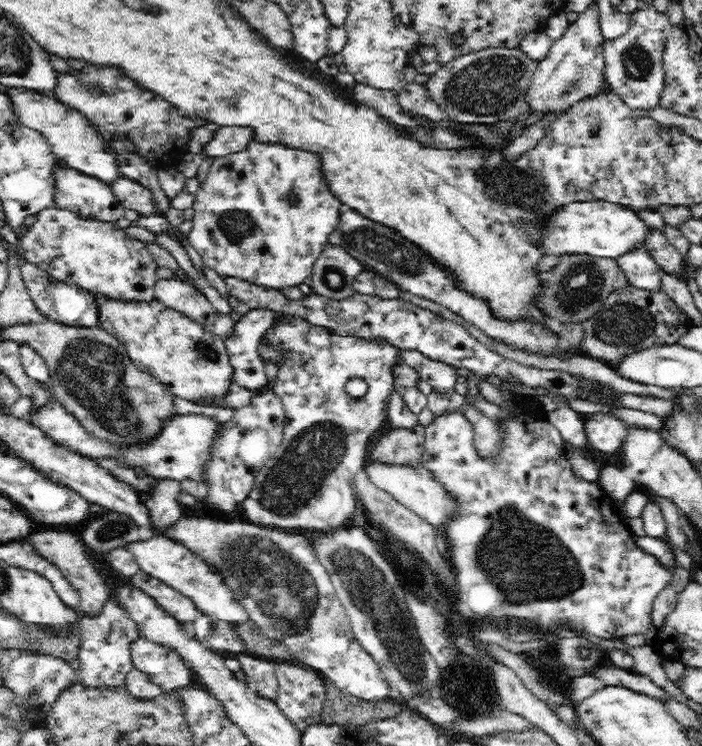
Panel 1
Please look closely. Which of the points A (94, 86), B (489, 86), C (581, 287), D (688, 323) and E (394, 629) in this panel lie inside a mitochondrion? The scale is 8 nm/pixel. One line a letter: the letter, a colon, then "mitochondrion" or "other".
A: mitochondrion
B: mitochondrion
C: mitochondrion
D: other
E: mitochondrion

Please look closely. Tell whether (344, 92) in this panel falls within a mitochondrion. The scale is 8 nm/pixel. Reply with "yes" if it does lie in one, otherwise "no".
no

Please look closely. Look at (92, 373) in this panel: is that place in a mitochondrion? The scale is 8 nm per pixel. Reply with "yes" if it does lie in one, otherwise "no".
yes

